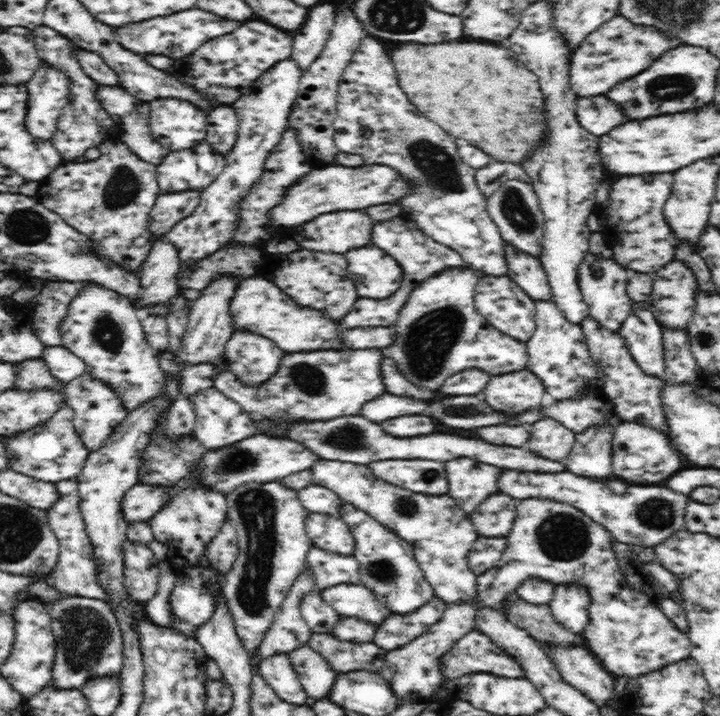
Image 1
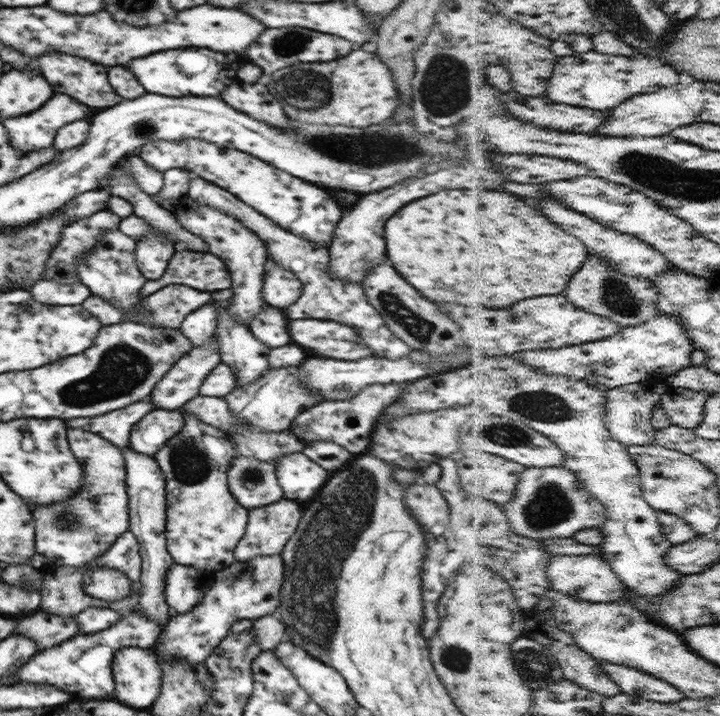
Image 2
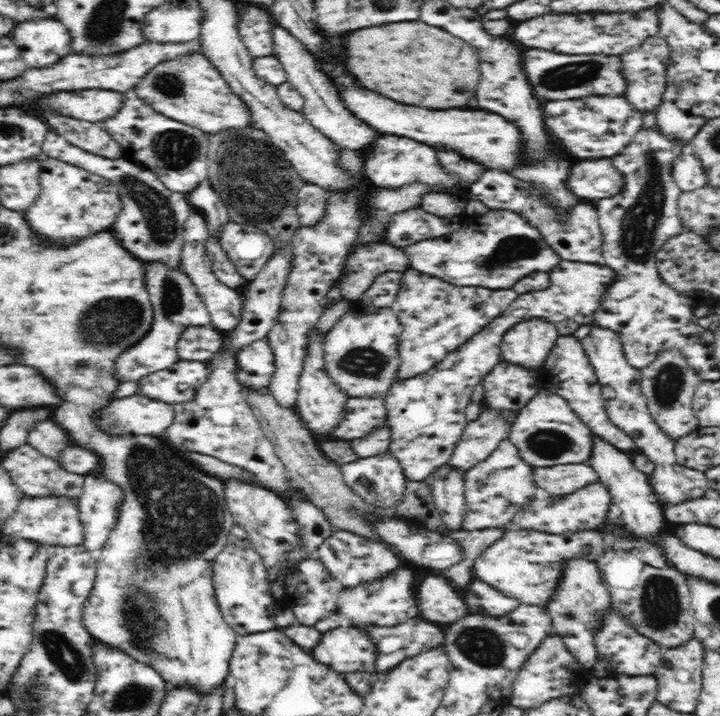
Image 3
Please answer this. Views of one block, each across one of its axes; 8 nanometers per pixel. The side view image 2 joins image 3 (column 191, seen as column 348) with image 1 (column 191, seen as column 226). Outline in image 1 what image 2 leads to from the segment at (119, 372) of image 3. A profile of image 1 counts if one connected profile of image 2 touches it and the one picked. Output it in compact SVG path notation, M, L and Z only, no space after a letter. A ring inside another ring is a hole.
M183 191L162 194L157 199L152 212L148 231L156 238L162 238L166 232L178 225L184 218L189 218L200 205L200 191Z

